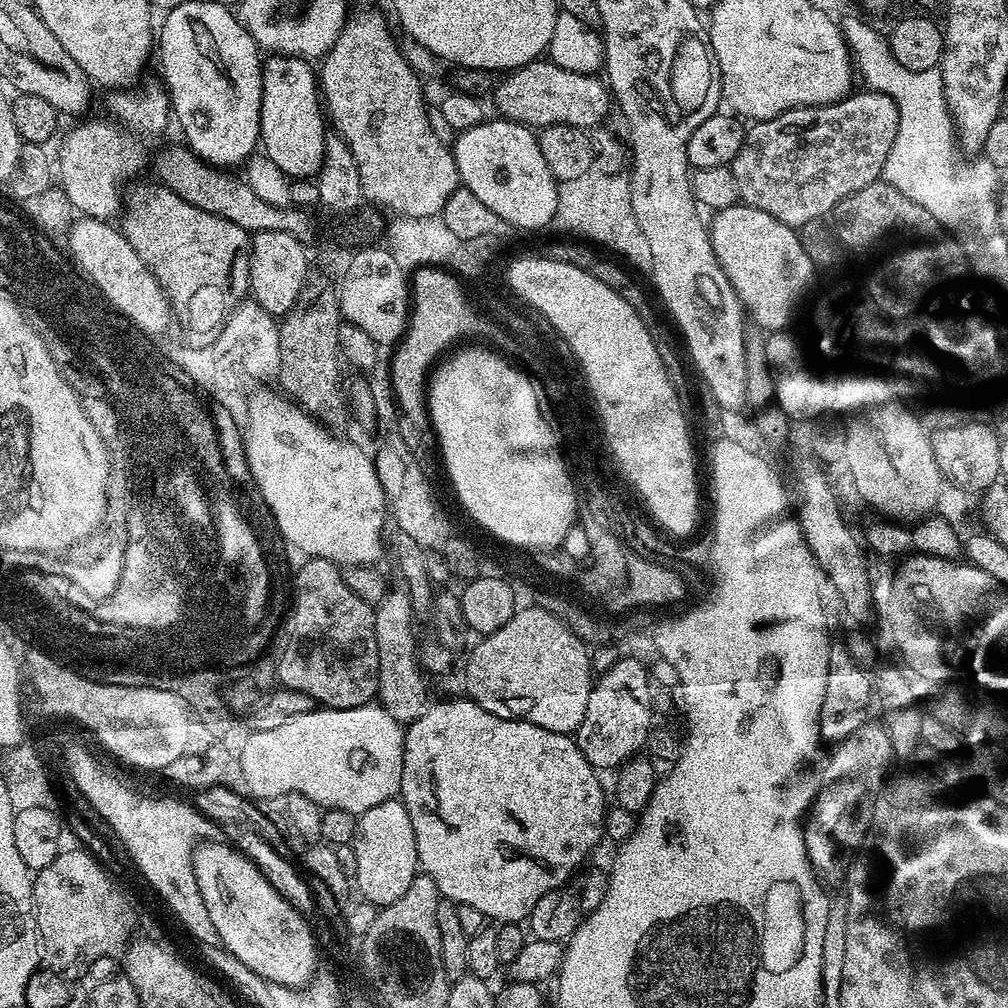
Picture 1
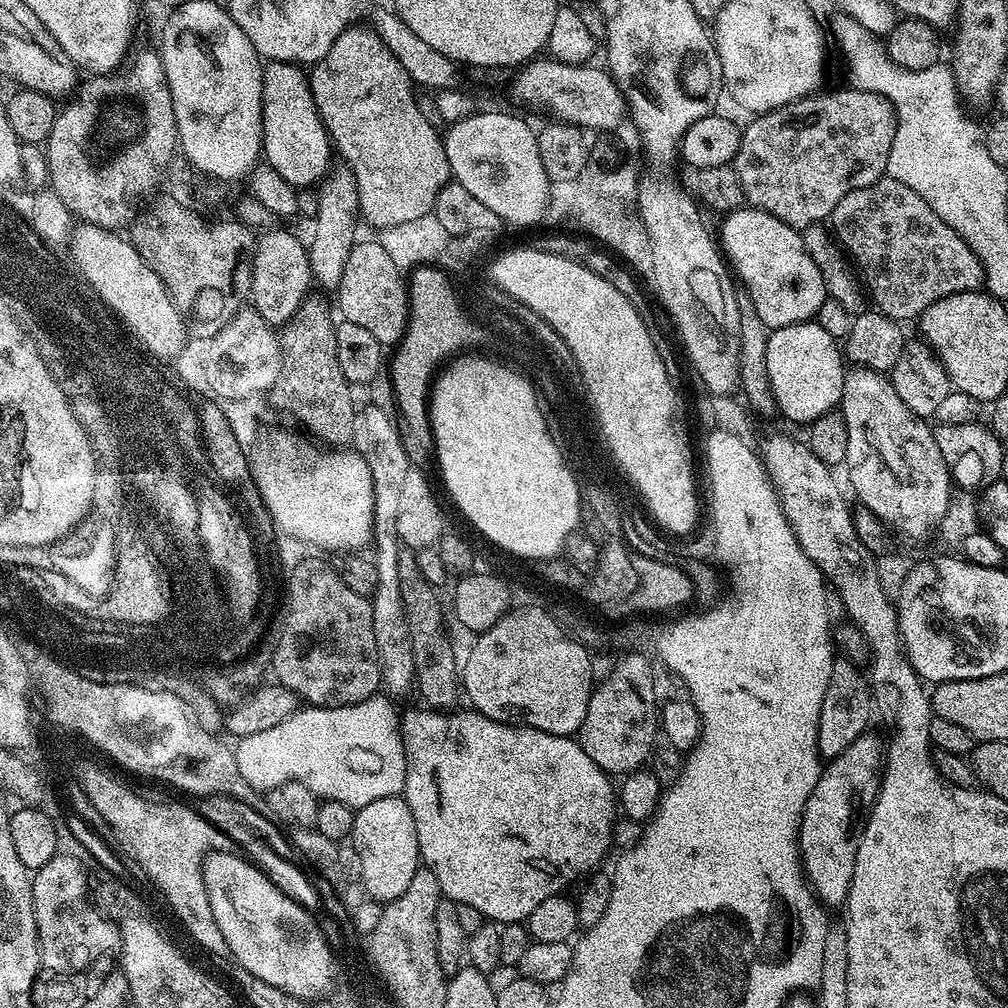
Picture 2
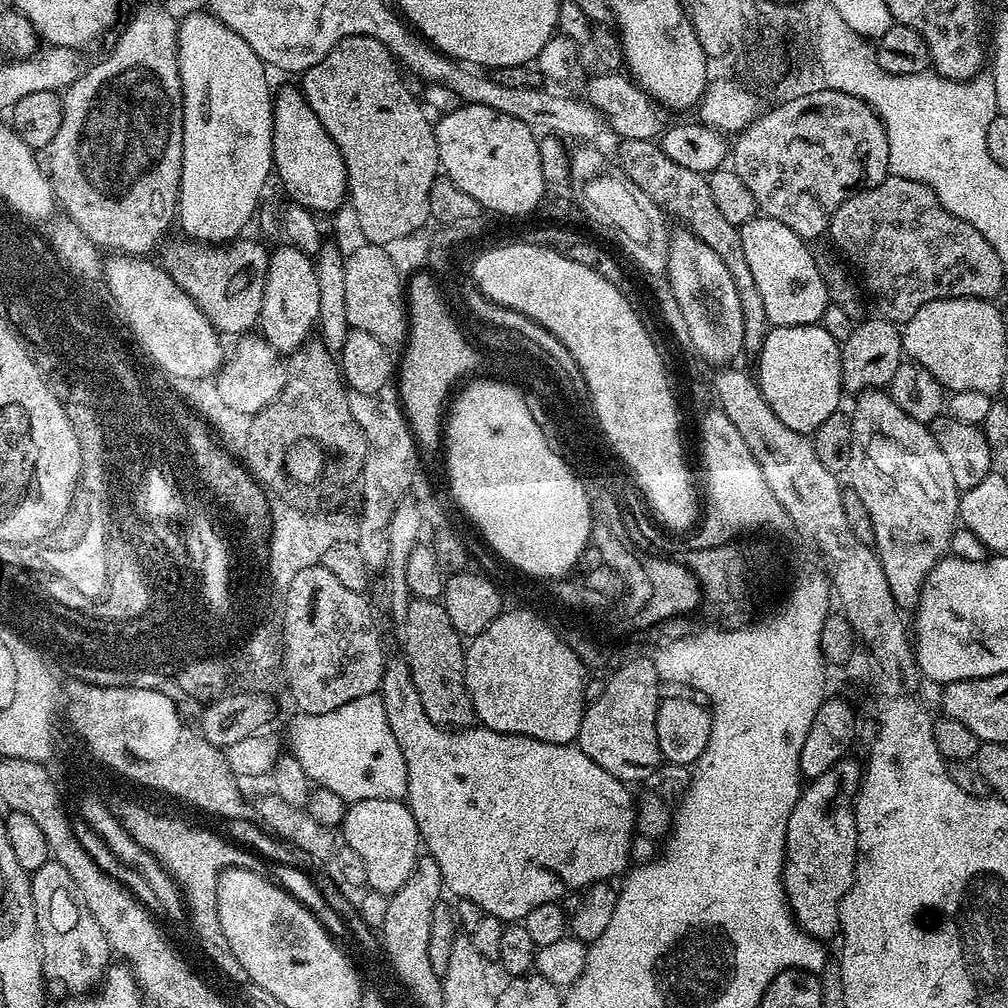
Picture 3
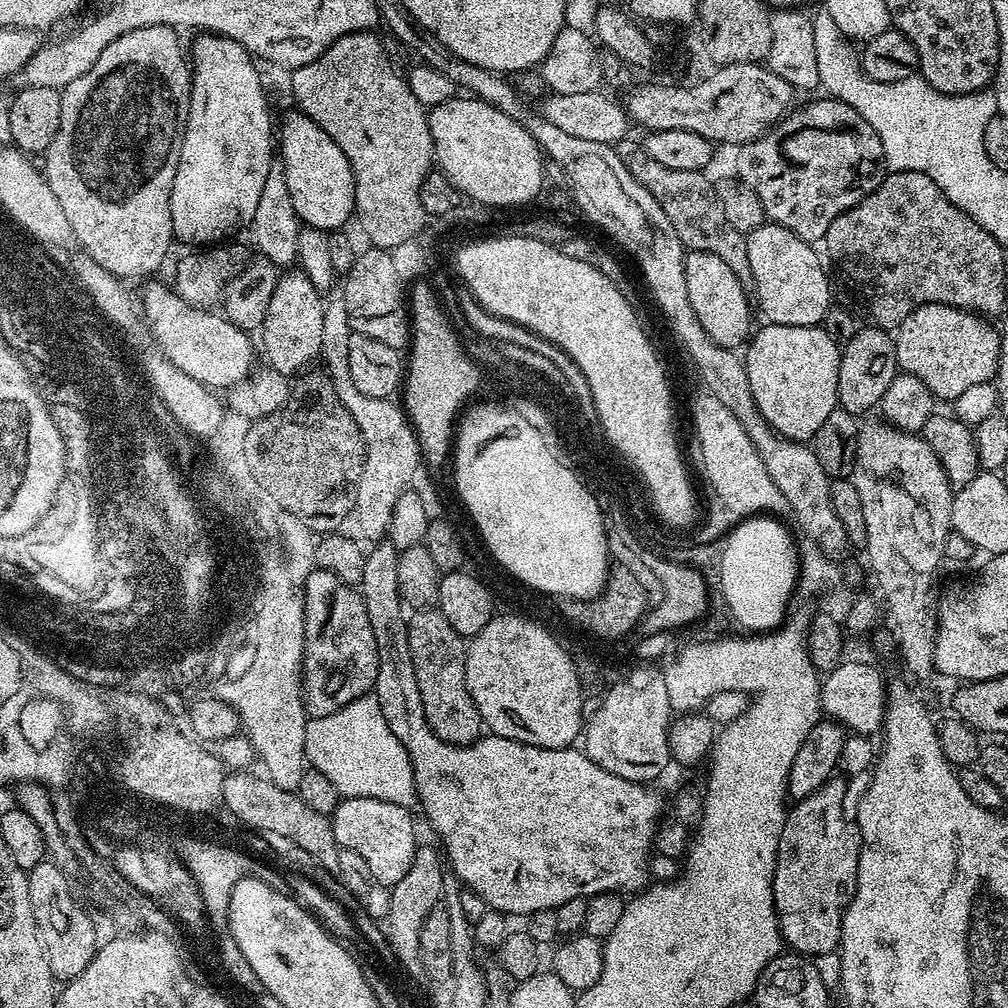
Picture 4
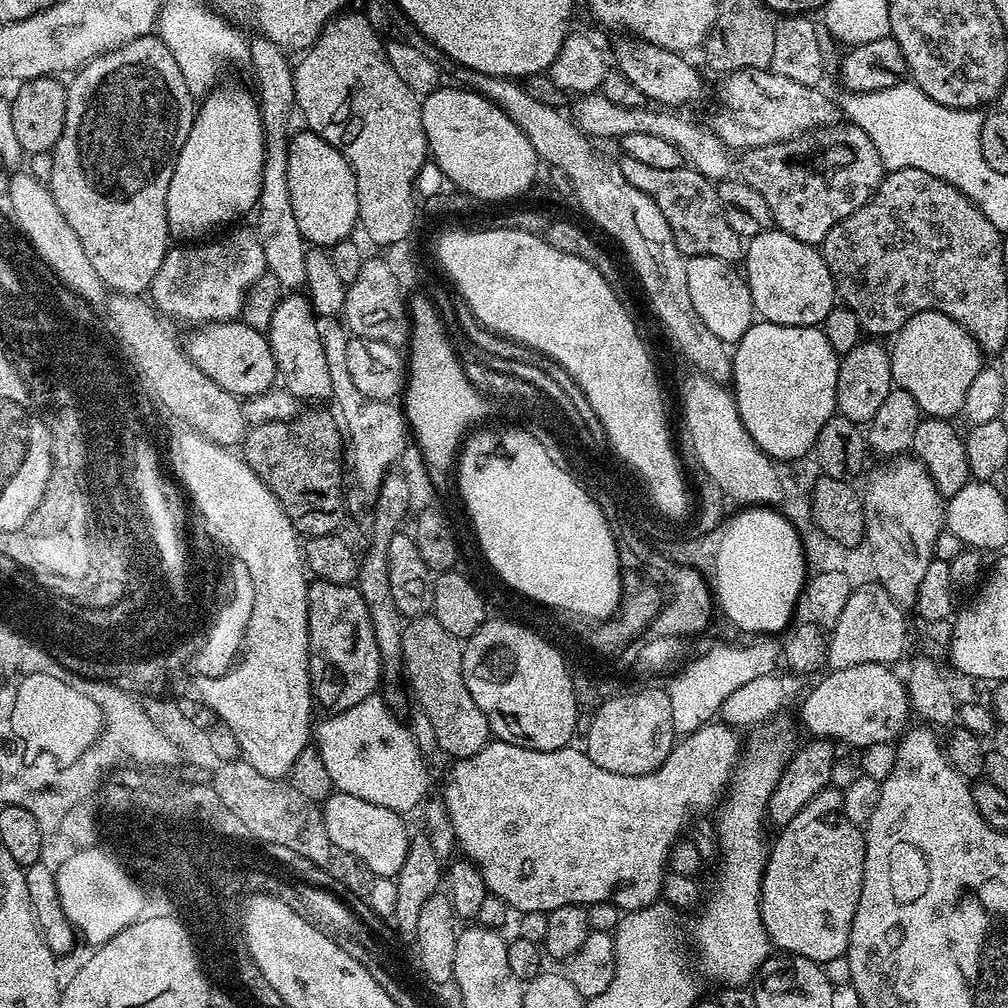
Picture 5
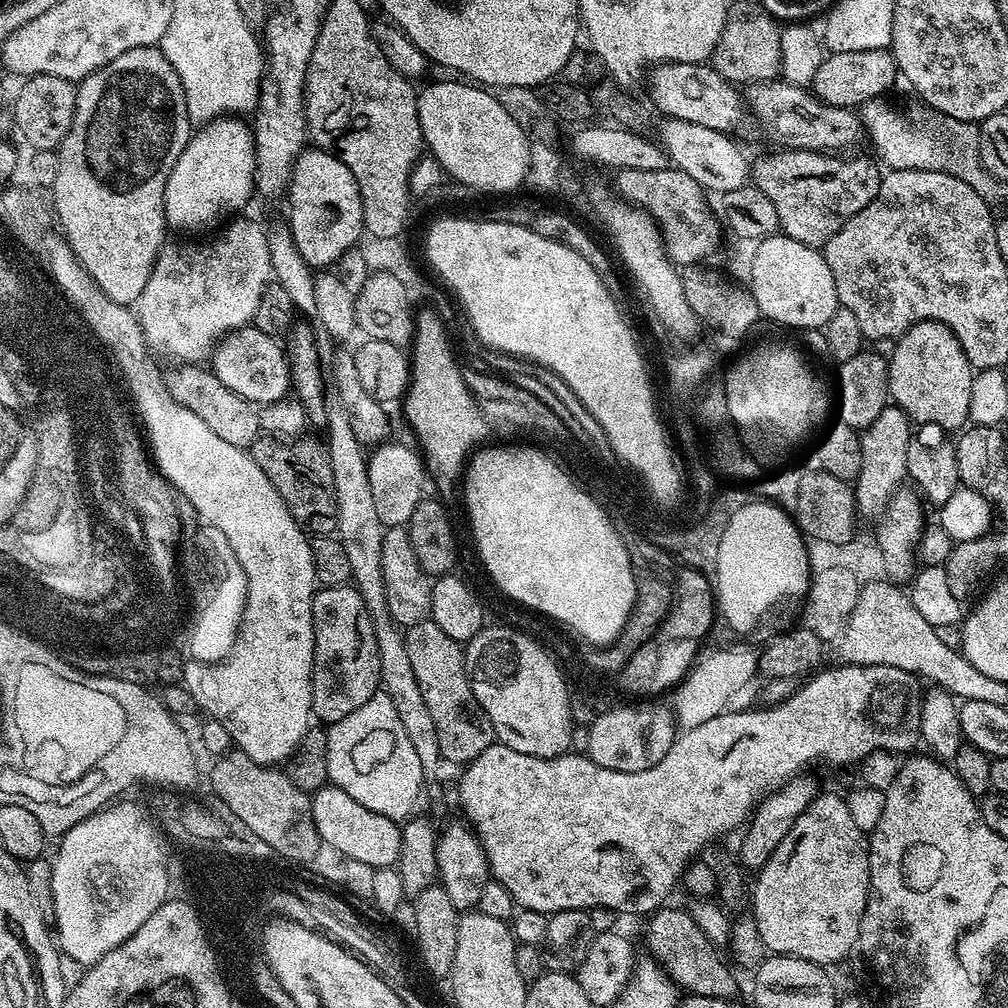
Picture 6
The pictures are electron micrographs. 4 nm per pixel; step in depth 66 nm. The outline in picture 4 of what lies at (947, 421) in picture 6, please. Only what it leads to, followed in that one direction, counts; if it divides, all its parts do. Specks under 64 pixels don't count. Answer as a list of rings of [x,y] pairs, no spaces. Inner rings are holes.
[[[927,304],[918,306],[905,318],[900,327],[895,329],[896,362],[900,372],[908,372],[914,378],[922,378],[937,401],[954,402],[970,386],[978,382],[992,382],[1000,365],[1000,332],[992,329],[985,317],[968,312],[965,308],[955,308],[945,304]]]

